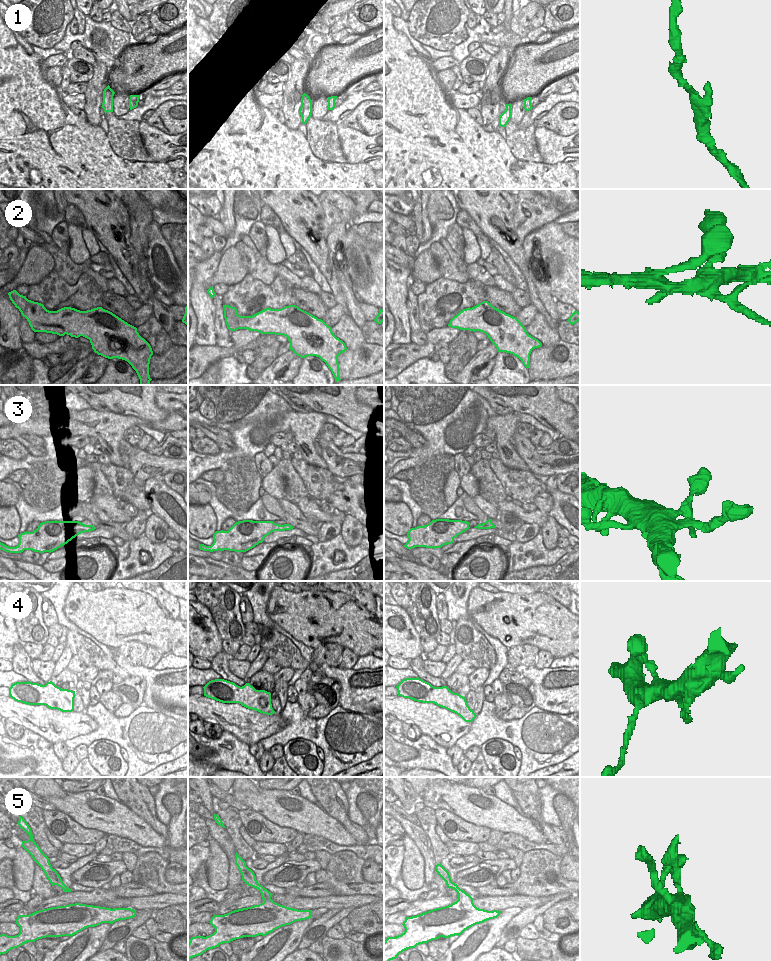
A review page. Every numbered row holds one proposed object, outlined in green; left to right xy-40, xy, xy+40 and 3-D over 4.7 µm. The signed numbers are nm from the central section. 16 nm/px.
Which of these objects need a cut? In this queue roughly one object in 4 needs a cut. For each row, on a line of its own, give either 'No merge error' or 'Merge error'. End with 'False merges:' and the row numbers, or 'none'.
1: No merge error
2: No merge error
3: No merge error
4: No merge error
5: No merge error
False merges: none

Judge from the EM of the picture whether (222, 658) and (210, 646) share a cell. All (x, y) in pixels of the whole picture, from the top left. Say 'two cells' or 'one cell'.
two cells

